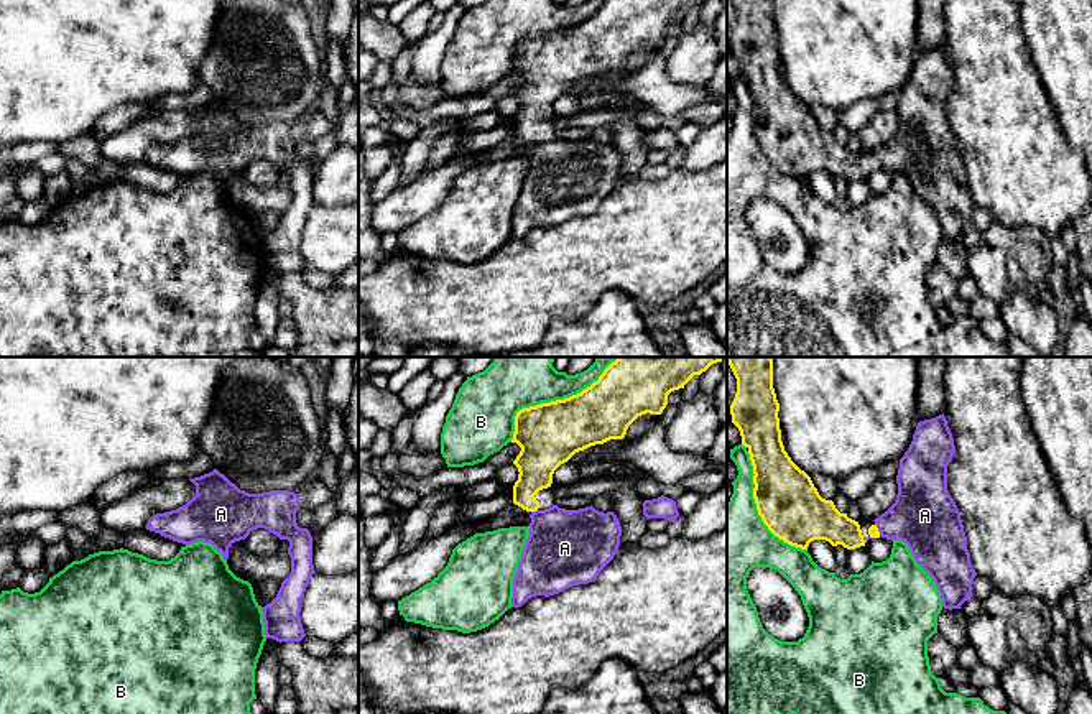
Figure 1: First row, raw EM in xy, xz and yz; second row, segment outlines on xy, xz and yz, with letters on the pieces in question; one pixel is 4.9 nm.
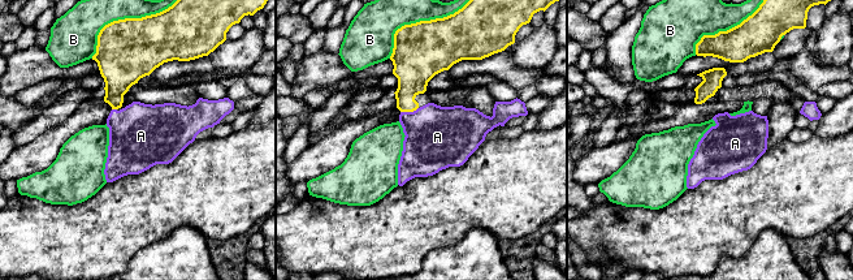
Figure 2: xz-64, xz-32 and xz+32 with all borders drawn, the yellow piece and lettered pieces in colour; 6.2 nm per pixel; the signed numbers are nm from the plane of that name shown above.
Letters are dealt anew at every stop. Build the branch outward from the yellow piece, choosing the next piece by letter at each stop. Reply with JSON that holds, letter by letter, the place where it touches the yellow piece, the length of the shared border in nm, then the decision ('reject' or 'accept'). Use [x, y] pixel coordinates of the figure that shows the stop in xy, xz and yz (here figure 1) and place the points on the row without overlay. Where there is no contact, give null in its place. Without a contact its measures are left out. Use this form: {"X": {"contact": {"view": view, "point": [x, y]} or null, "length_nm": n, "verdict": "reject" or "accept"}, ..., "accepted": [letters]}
{"A": {"contact": {"view": "xz", "point": [533, 142]}, "length_nm": 40, "verdict": "accept"}, "B": {"contact": {"view": "xz", "point": [550, 33]}, "length_nm": 600, "verdict": "reject"}, "accepted": ["A"]}

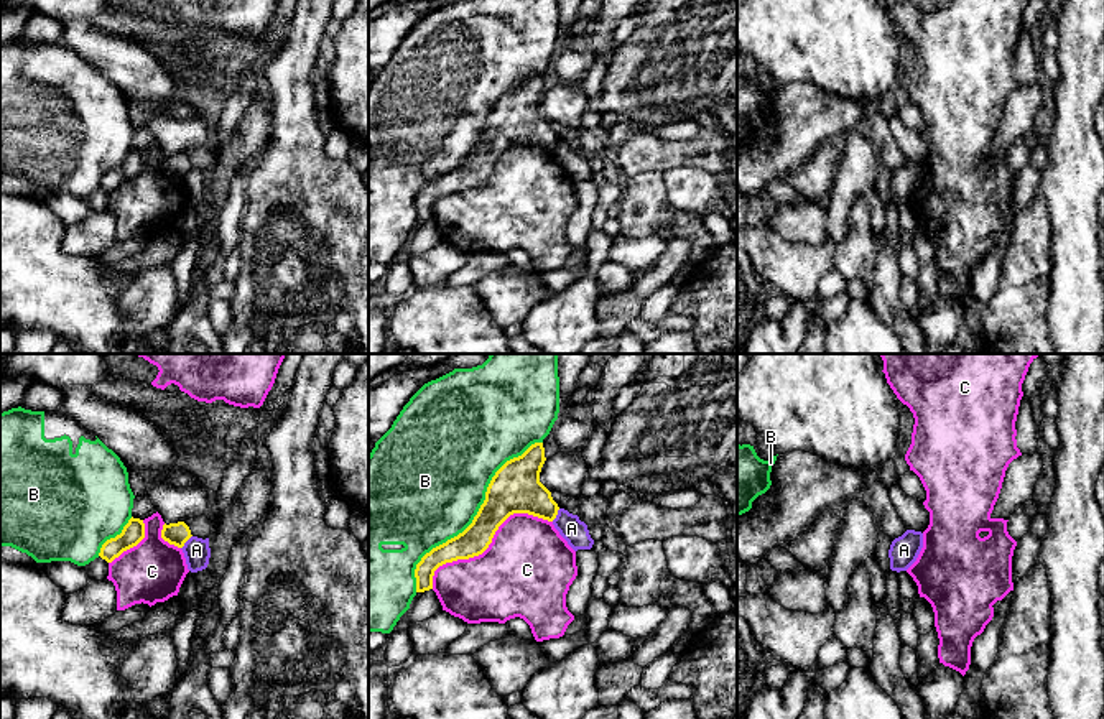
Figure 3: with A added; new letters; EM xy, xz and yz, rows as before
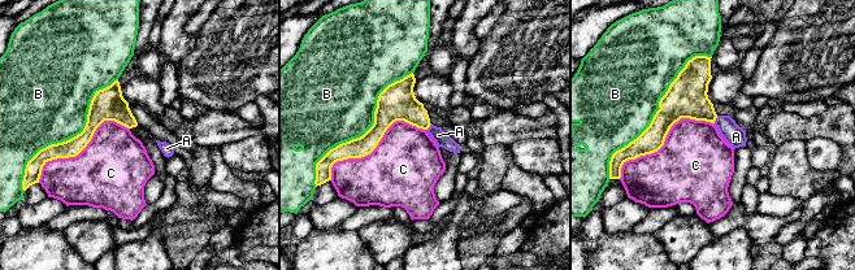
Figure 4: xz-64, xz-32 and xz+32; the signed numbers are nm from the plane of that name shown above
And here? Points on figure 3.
{"A": {"contact": {"view": "xy", "point": [186, 171]}, "length_nm": 90, "verdict": "reject"}, "B": {"contact": {"view": "xz", "point": [476, 147]}, "length_nm": 950, "verdict": "reject"}, "C": {"contact": {"view": "xz", "point": [489, 175]}, "length_nm": 700, "verdict": "reject"}, "accepted": []}

